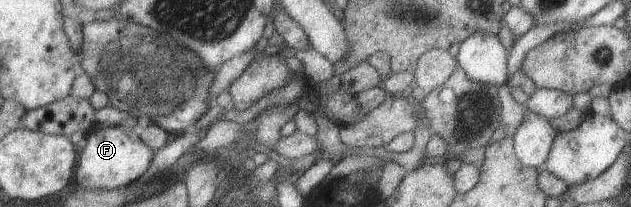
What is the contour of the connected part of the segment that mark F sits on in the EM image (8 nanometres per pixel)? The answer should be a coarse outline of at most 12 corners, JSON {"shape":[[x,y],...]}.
{"shape":[[130,128],[84,135],[74,179],[113,190],[135,182],[153,149]]}

